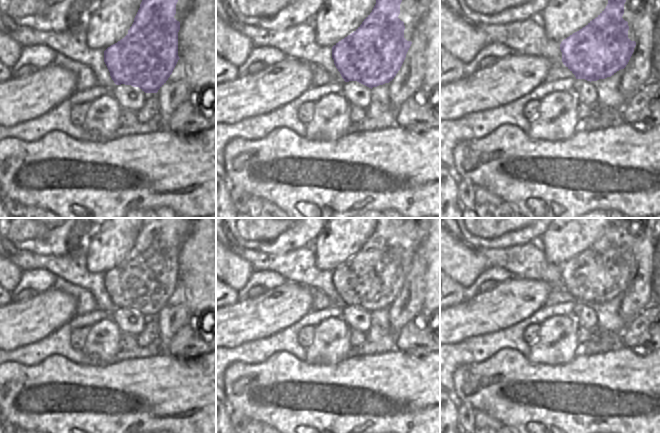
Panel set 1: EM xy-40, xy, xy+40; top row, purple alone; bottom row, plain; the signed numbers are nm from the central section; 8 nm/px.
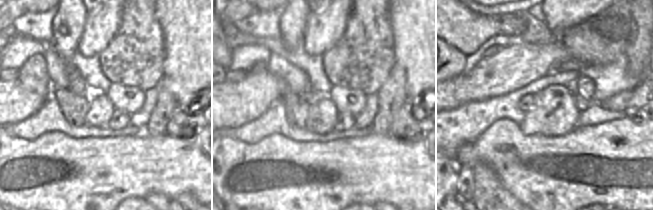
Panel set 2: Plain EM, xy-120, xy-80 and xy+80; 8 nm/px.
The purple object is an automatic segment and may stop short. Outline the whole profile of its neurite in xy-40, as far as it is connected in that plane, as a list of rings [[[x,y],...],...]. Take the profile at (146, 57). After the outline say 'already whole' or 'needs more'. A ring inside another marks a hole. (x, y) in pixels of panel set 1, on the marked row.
[[[142,0],[128,34],[104,51],[104,62],[116,85],[139,87],[157,93],[172,74],[178,60],[180,22],[174,16],[178,0]]] | already whole

